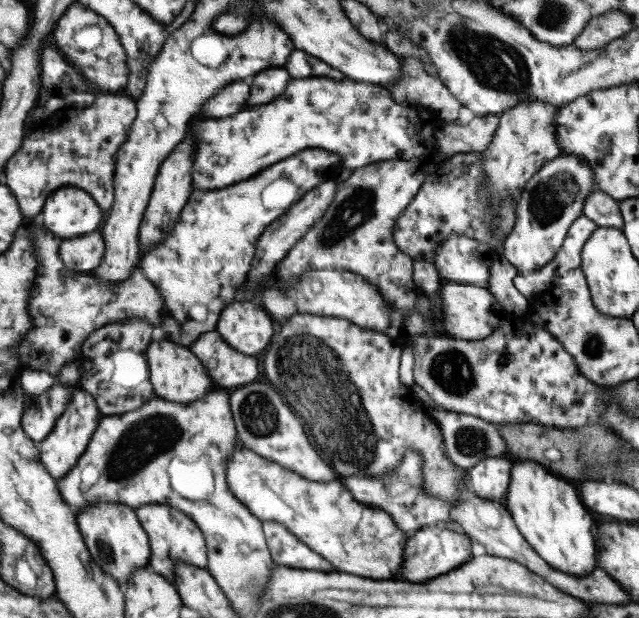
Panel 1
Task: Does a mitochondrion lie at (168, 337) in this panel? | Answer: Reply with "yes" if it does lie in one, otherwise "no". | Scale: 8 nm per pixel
no

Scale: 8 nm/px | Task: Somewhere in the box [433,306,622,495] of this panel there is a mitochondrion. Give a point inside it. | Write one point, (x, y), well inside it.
(471, 441)

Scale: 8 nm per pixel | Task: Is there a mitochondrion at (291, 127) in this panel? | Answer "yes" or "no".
yes

